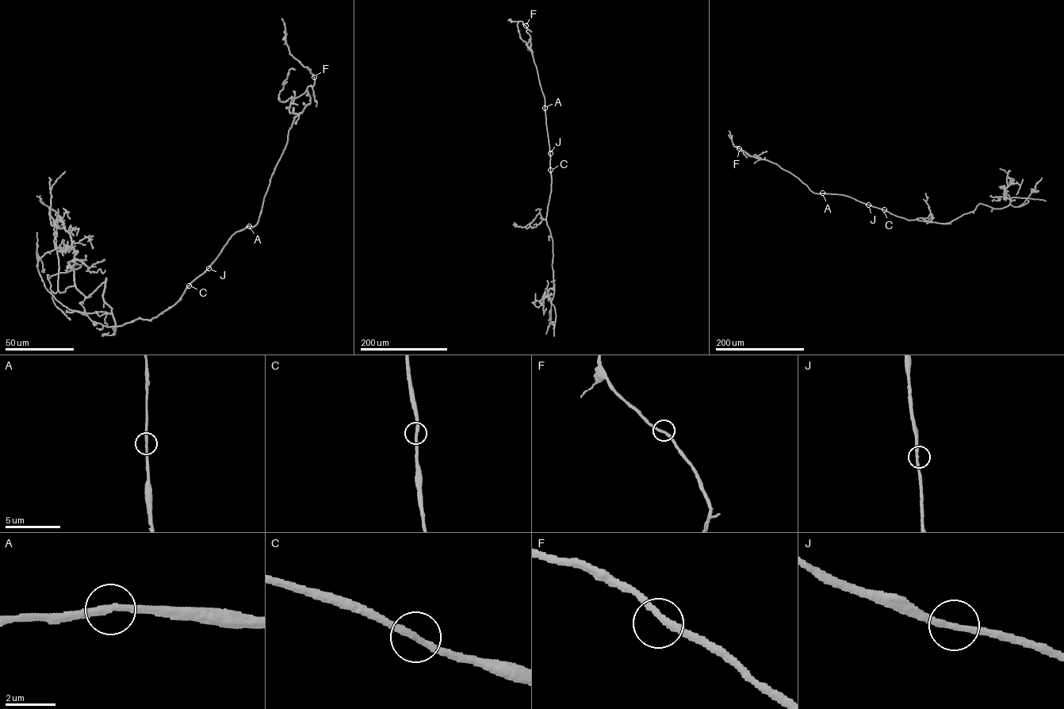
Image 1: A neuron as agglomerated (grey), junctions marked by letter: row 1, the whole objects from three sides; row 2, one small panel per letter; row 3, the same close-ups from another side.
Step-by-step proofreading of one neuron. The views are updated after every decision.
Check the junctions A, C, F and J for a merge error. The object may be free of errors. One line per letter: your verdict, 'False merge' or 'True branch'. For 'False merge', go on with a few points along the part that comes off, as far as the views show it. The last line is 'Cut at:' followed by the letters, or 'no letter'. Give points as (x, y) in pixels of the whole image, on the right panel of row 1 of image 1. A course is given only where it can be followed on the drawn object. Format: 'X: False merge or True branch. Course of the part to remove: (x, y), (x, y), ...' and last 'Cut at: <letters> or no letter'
A: True branch
C: True branch
F: True branch
J: True branch
Cut at: no letter

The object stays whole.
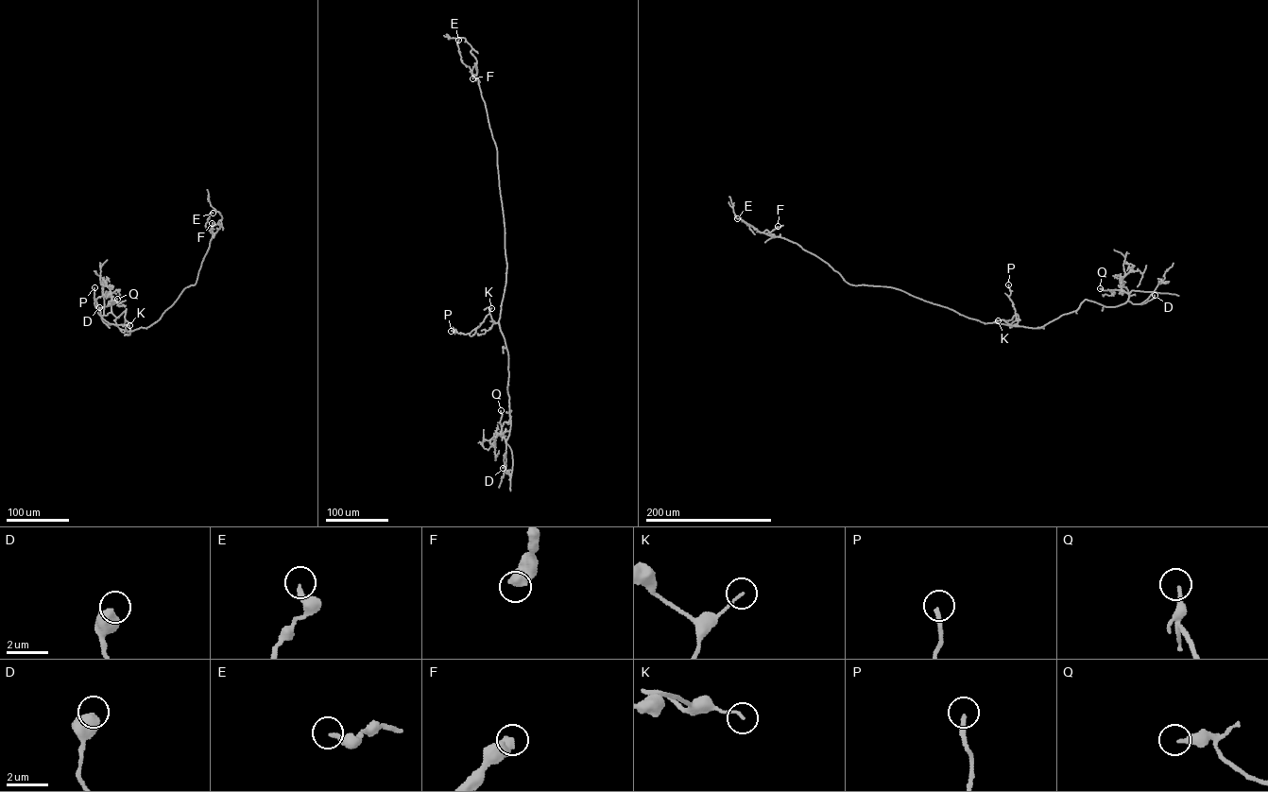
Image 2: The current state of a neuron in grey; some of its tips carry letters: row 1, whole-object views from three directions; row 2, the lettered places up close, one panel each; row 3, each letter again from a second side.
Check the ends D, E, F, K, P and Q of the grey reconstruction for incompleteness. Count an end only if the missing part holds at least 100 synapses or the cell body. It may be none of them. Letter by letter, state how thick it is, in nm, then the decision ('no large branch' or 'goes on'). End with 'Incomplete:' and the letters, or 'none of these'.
D: 600 nm thick; no large branch
E: 240 nm thick; no large branch
F: 500 nm thick; no large branch
K: 100 nm thick; no large branch
P: 200 nm thick; no large branch
Q: 200 nm thick; no large branch
Incomplete: none of these

